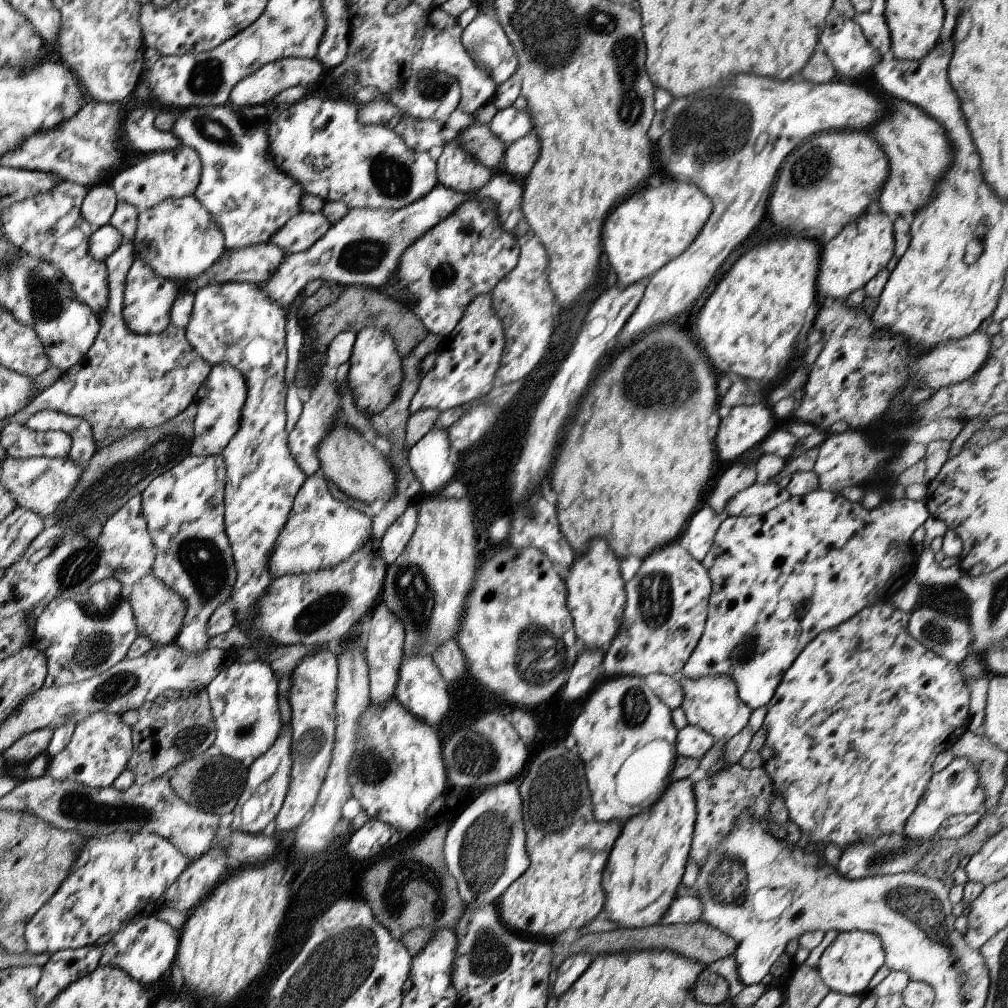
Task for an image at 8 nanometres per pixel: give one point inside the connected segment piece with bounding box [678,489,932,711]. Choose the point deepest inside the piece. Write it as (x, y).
(778, 580)

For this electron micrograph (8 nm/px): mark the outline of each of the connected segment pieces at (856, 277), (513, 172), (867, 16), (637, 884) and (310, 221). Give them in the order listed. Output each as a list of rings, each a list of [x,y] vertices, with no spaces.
[[[883,211],[879,214],[865,213],[851,221],[828,244],[821,244],[819,272],[816,289],[818,298],[847,298],[853,291],[863,288],[887,264],[894,261],[894,218]]]
[[[529,132],[525,137],[507,145],[499,169],[510,176],[526,176],[536,162],[538,152],[540,144],[536,140],[536,134]]]
[[[872,12],[854,15],[855,22],[860,26],[866,41],[884,57],[891,50],[891,33],[885,16],[874,15]]]
[[[690,778],[670,783],[666,792],[660,796],[656,804],[652,804],[649,812],[633,816],[623,824],[622,832],[610,852],[602,884],[606,892],[604,910],[608,912],[610,920],[618,920],[618,924],[628,928],[650,928],[660,925],[661,916],[677,899],[678,886],[682,884],[686,863],[689,858],[696,821],[696,798],[694,798],[694,785]]]
[[[300,211],[293,216],[279,231],[270,237],[269,242],[288,253],[302,252],[310,248],[330,228],[331,222],[322,211]]]

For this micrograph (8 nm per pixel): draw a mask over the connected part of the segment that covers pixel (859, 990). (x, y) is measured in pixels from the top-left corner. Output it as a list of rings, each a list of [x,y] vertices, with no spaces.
[[[860,930],[840,932],[836,939],[821,955],[817,965],[820,978],[828,989],[838,994],[865,995],[872,977],[885,965],[884,948],[882,940],[872,934]]]

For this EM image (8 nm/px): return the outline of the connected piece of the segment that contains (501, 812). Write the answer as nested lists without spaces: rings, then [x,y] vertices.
[[[514,781],[496,784],[476,794],[474,799],[463,806],[452,826],[447,831],[444,844],[444,860],[450,875],[456,880],[460,898],[465,906],[476,908],[480,904],[490,904],[498,899],[528,870],[530,858],[526,852],[526,832],[523,822],[522,799],[519,787]]]

